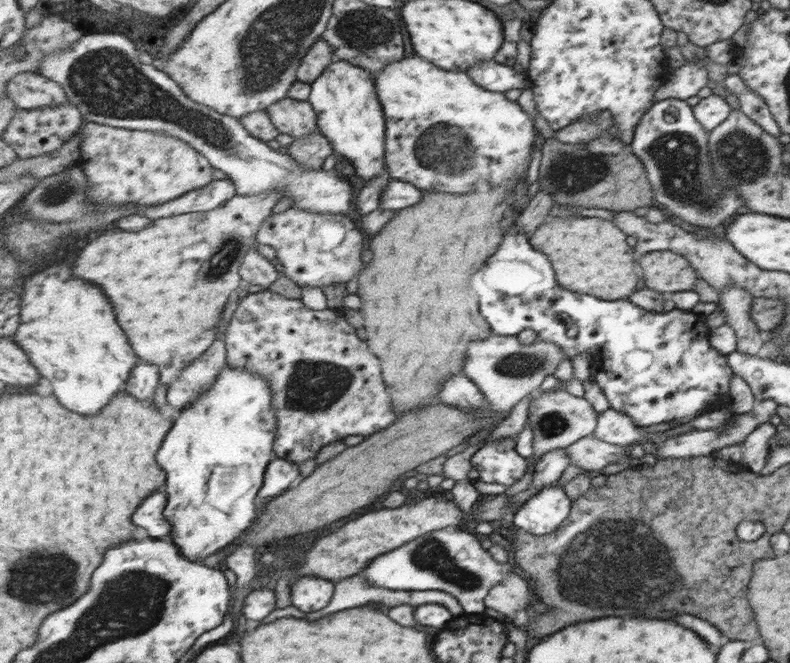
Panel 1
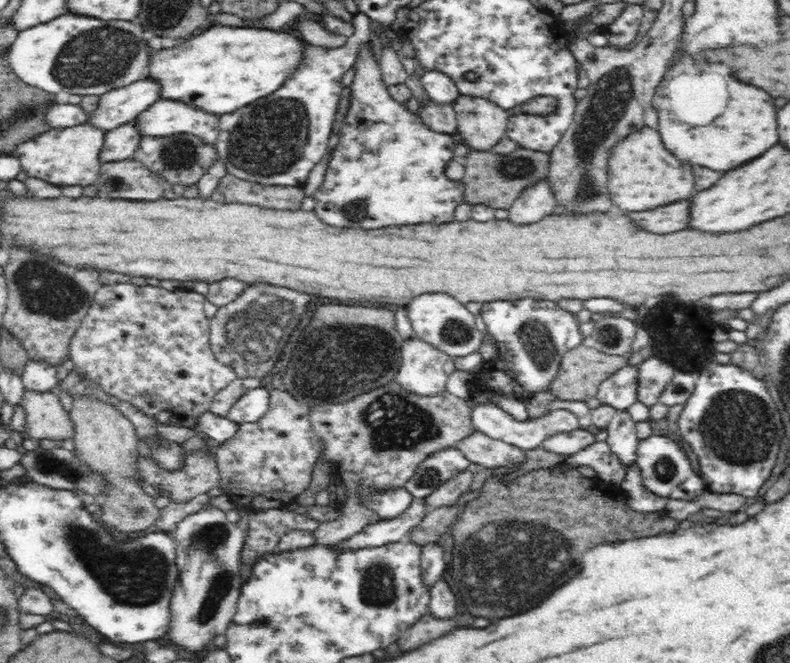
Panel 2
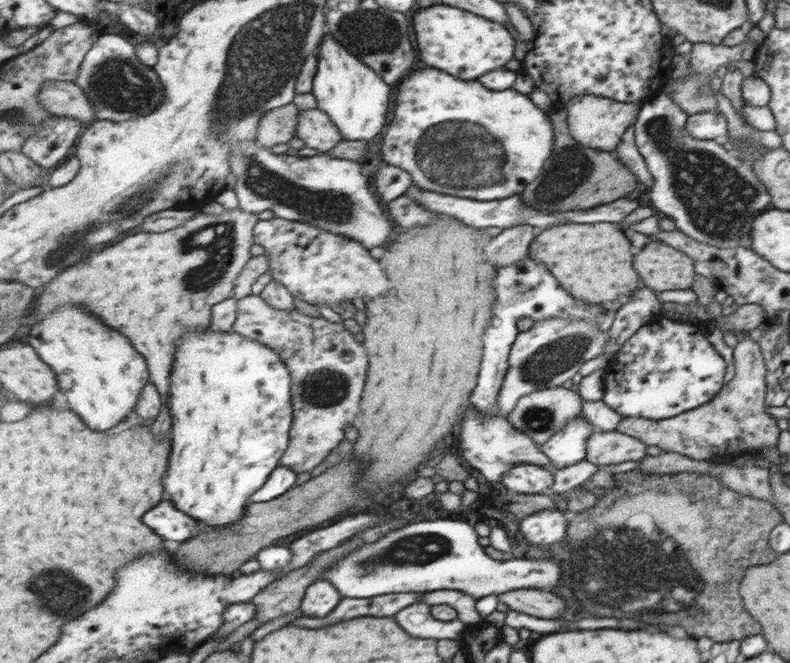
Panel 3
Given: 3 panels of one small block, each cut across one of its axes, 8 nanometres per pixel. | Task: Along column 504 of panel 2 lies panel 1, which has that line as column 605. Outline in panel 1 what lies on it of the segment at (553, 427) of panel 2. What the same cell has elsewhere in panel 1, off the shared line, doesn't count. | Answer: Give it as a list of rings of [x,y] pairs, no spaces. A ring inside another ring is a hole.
[[[612,408],[599,413],[598,426],[594,435],[598,440],[622,447],[634,446],[654,432],[665,432],[681,425],[682,422],[662,422],[654,427],[636,426],[629,416]]]

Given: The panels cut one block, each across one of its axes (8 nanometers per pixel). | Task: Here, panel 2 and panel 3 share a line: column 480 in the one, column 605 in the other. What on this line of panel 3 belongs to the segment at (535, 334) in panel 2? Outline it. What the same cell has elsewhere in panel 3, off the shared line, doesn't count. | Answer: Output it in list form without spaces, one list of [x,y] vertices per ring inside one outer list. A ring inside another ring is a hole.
[[[529,257],[515,262],[513,265],[498,268],[495,272],[495,276],[497,307],[491,312],[490,322],[486,328],[486,342],[484,343],[483,363],[480,364],[479,383],[476,384],[476,388],[471,392],[471,403],[485,415],[501,415],[498,396],[500,390],[502,390],[503,380],[507,368],[509,367],[508,360],[511,348],[518,338],[519,330],[517,322],[520,318],[531,318],[534,322],[548,318],[569,318],[570,320],[583,318],[587,320],[587,322],[594,324],[595,322],[601,323],[604,316],[606,316],[606,311],[602,308],[602,305],[592,305],[572,298],[572,296],[556,282],[556,278],[548,272],[548,268],[546,268],[545,264],[540,264],[539,261],[532,260]],[[662,315],[641,326],[603,370],[604,403],[623,416],[650,420],[670,419],[710,403],[723,388],[726,364],[708,344],[706,327]]]

